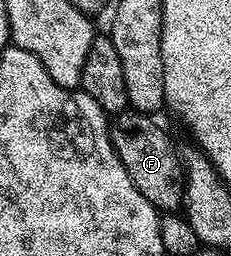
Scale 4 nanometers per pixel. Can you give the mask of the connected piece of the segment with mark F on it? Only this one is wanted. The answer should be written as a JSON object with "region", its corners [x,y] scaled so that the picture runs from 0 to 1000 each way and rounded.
{"region":[[[550,434],[506,445],[472,477],[476,555],[519,637],[537,637],[537,668],[554,668],[554,699],[589,715],[589,746],[706,836],[771,832],[805,762],[797,629],[784,609],[771,617],[732,527],[667,469],[645,441]]]}

